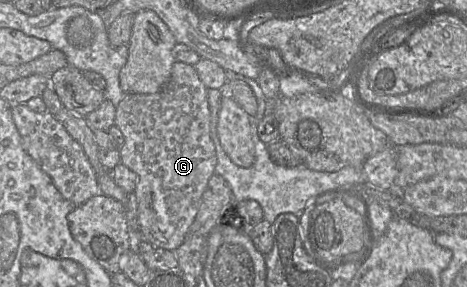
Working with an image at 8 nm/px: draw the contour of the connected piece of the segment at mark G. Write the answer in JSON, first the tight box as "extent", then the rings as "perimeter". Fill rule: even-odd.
{"extent":[115,61,217,252],"perimeter":[[[175,61],[170,79],[161,91],[154,94],[126,93],[116,106],[115,125],[124,135],[124,144],[119,148],[120,163],[137,174],[134,196],[138,204],[141,237],[154,246],[174,252],[187,238],[209,179],[215,173],[217,157],[210,137],[207,90],[194,66]]]}

